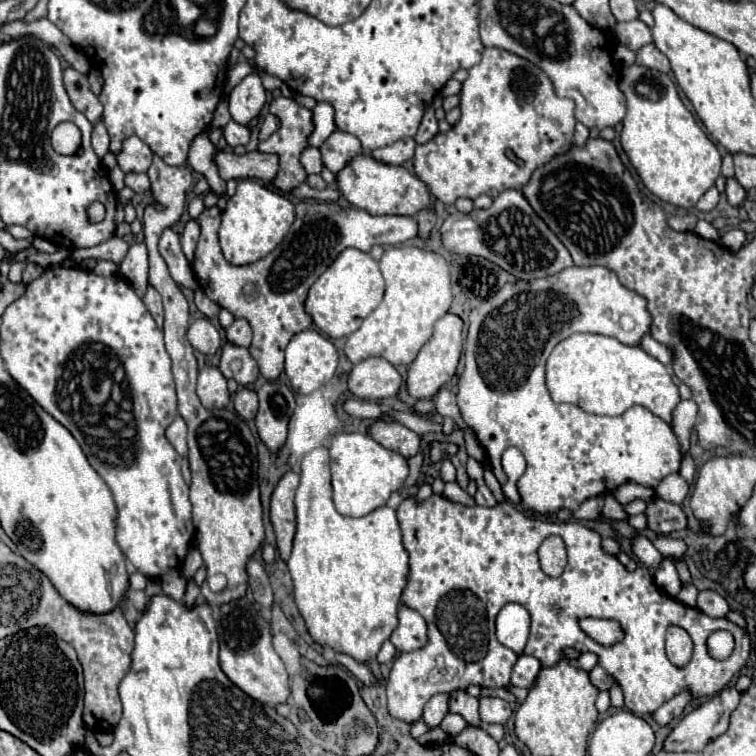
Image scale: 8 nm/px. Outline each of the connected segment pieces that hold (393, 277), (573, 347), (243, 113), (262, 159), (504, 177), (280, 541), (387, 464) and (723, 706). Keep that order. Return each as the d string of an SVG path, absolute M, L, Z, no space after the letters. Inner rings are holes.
M411 246L387 248L379 260L379 268L387 284L383 302L365 318L361 328L347 338L345 354L353 364L379 356L393 366L409 366L421 346L431 338L433 324L451 310L449 268L439 254Z
M573 334L559 342L547 360L547 388L553 402L575 404L591 414L621 416L631 406L639 404L667 424L671 424L671 414L681 402L667 366L641 348L625 346L619 340L601 334Z
M257 72L245 76L229 94L231 118L239 124L249 124L265 104L265 88Z
M219 150L213 160L215 160L217 170L223 180L229 180L229 178L261 180L267 176L267 166L269 166L269 180L271 180L275 176L275 168L277 168L275 156L267 156L267 154L259 154L259 152L247 152L243 156L237 156L233 152Z
M485 48L483 60L469 68L469 76L463 82L461 88L461 118L455 126L451 126L449 132L437 134L425 144L419 144L415 148L415 174L429 186L431 194L441 200L443 204L453 204L457 198L471 198L475 200L481 194L489 194L491 198L497 198L503 190L515 188L521 190L525 184L529 184L531 174L539 168L551 162L557 154L569 152L573 144L573 132L575 132L575 102L569 98L559 98L555 94L555 88L547 74L527 62L525 58L501 50L501 48Z
M287 472L279 480L271 496L271 522L277 534L277 548L283 562L287 562L291 556L291 546L295 538L295 528L297 528L297 514L295 514L297 486L299 486L299 474Z
M339 434L331 442L331 476L333 476L333 502L343 516L367 516L369 512L385 506L389 496L397 492L407 474L407 460L391 450L385 450L371 436L365 434Z
M729 686L721 690L717 696L703 702L691 714L687 714L673 728L669 738L665 740L665 750L671 752L703 752L703 748L727 732L729 718L733 710L739 706L741 694L737 688Z

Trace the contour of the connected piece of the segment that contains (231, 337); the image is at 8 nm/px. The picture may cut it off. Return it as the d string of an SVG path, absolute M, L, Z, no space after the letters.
M235 318L235 322L227 328L227 340L237 344L237 346L249 348L251 338L253 338L253 332L251 332L251 326L245 318Z

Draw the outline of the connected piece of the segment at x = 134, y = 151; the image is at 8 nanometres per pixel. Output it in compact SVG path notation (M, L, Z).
M137 136L125 138L117 154L117 164L123 172L147 172L151 160L153 160L151 148Z

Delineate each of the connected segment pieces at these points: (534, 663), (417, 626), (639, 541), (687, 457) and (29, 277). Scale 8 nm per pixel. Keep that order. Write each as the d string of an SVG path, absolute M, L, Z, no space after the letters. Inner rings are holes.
M523 654L523 656L519 656L517 664L513 666L511 684L517 686L517 688L529 688L529 686L535 682L539 670L541 670L539 660L533 658L533 656L525 656L525 654Z
M407 606L399 608L399 626L391 634L391 642L399 652L413 652L427 644L427 624L423 616Z
M635 534L631 548L633 548L635 556L637 556L647 568L657 568L659 562L663 560L663 556L661 556L659 550L651 544L651 540L645 538L645 536L641 536L641 534Z
M685 452L683 454L683 460L681 460L681 470L679 470L679 474L691 484L691 480L693 480L693 476L695 476L695 466L693 466L693 460L691 460L691 454L689 452Z
M31 262L25 264L25 268L23 268L23 284L29 284L29 282L37 280L41 274L43 274L43 268L41 266L35 266Z

